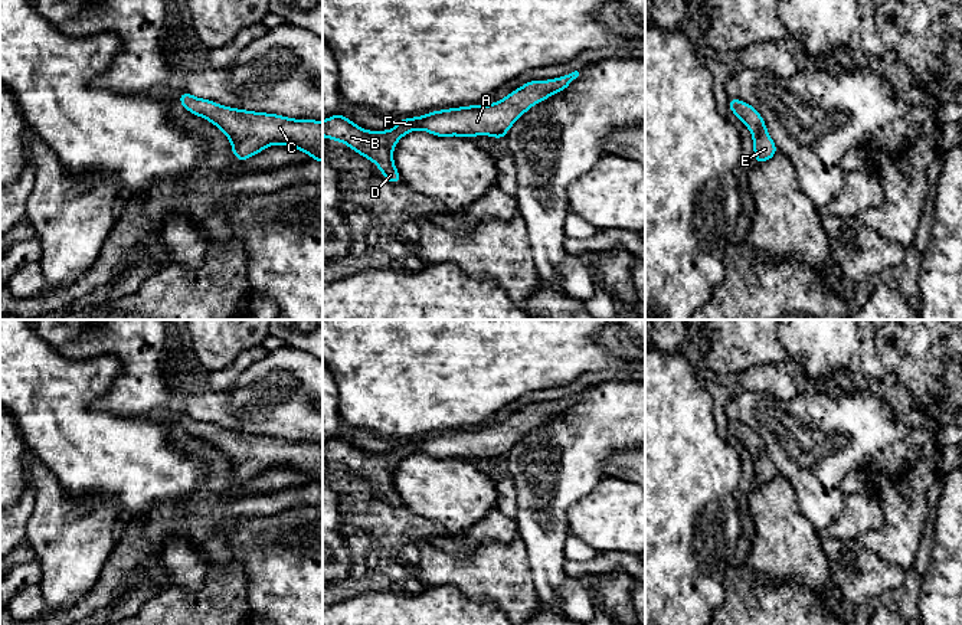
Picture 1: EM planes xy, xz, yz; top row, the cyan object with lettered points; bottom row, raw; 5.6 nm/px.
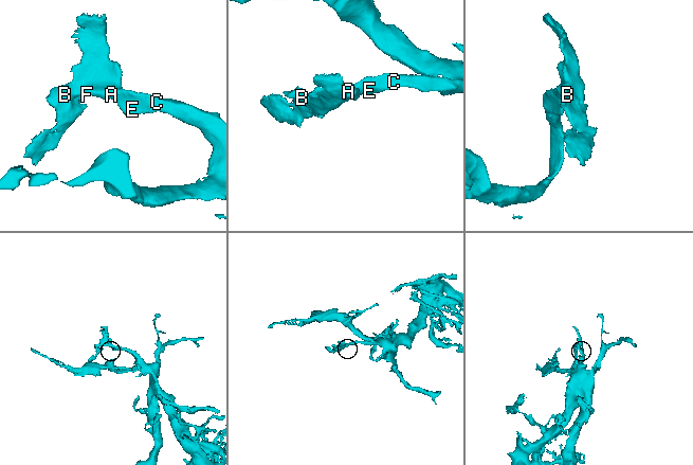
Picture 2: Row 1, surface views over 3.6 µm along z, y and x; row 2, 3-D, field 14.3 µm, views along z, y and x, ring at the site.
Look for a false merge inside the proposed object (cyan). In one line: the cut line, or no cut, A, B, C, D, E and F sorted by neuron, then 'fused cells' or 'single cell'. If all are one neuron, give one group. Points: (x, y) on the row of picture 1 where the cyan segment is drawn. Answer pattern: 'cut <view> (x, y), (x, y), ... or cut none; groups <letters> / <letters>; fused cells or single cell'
cut none; groups A B C D E F; single cell

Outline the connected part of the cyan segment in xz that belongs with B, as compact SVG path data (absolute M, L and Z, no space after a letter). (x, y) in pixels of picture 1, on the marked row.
M575 71L550 81L530 81L498 102L485 107L449 108L422 117L405 118L389 131L367 131L351 122L343 114L337 114L323 121L323 137L344 143L360 156L373 161L387 181L402 183L400 174L393 163L393 147L406 132L425 130L436 137L493 135L503 140L510 127L529 111L531 105L565 91L577 76L579 72Z

